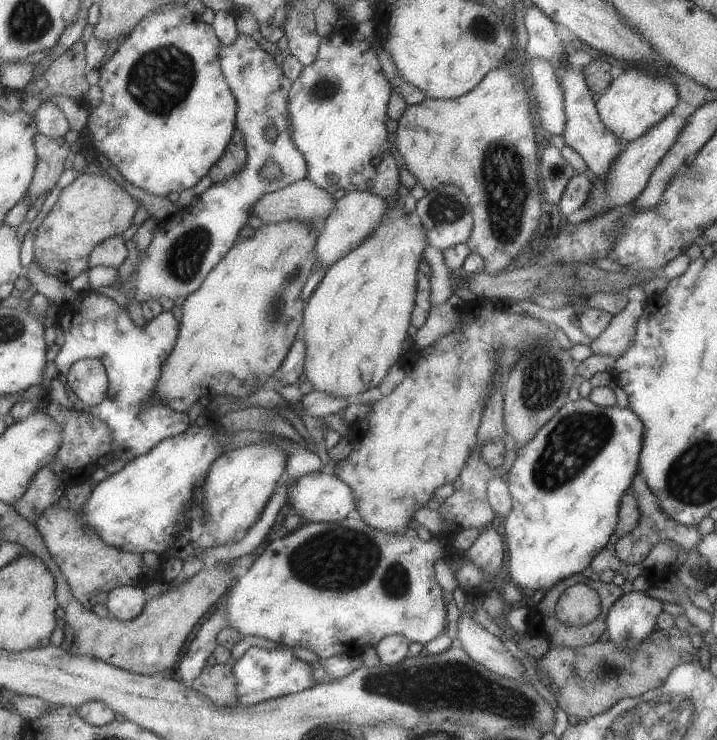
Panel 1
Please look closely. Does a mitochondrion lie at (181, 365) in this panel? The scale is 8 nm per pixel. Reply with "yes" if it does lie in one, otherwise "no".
no

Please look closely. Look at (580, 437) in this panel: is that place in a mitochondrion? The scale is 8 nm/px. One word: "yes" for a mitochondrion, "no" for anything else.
yes

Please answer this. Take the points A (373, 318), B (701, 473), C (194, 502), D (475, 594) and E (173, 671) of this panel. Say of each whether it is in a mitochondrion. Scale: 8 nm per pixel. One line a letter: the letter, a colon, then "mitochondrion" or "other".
A: other
B: mitochondrion
C: other
D: other
E: other

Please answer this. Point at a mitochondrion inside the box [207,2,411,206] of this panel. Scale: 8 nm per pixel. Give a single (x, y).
(323, 89)

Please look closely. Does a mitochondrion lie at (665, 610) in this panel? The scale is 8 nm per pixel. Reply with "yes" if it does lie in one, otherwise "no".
no

